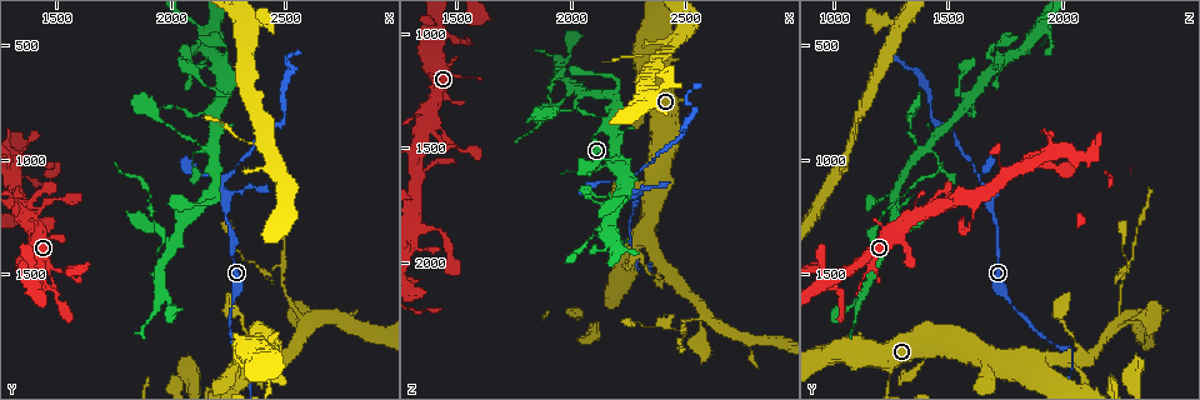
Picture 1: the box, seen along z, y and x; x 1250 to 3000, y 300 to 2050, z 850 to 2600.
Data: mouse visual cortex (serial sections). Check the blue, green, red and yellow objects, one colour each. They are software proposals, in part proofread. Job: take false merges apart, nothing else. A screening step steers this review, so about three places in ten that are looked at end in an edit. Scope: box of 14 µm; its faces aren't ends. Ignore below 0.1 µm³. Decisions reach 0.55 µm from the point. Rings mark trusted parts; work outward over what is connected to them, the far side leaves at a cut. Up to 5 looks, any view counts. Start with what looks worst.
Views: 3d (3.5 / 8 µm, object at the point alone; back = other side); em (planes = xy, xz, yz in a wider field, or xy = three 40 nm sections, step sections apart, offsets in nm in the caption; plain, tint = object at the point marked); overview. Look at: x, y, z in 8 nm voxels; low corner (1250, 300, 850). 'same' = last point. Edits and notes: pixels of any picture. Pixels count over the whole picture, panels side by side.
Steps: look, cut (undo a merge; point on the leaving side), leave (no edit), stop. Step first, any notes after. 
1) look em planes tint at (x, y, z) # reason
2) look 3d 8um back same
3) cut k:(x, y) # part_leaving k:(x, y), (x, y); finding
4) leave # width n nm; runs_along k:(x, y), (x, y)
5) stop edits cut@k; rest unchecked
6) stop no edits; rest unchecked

look 3d 3.5um at (2500, 1490, 2290) # abrupt turn

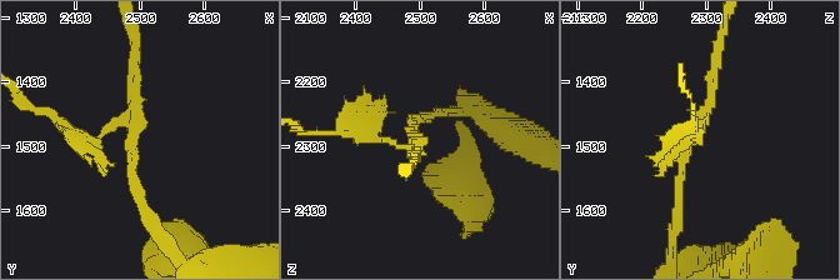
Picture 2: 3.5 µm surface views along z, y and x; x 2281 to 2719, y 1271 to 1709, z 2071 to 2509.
look em xy step 2 tint at (2490, 1480, 2280)

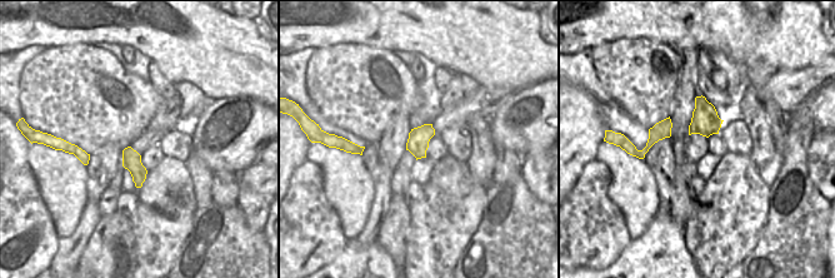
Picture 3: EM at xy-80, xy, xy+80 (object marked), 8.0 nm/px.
look em xy step 3 tint same

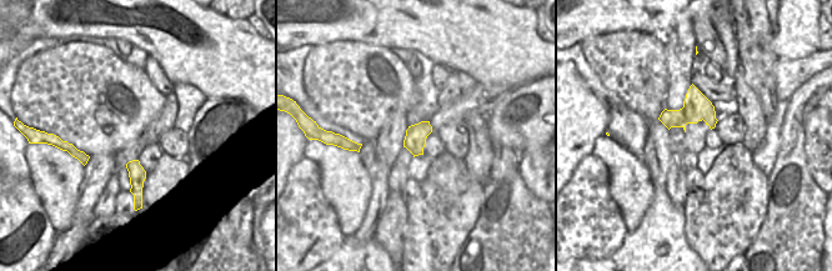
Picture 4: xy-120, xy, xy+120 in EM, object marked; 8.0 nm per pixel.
leave # runs_along 2:(675, 209), (695, 129); one cell here

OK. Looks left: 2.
look 3d 8um at (2310, 1820, 2050) # sharp bend

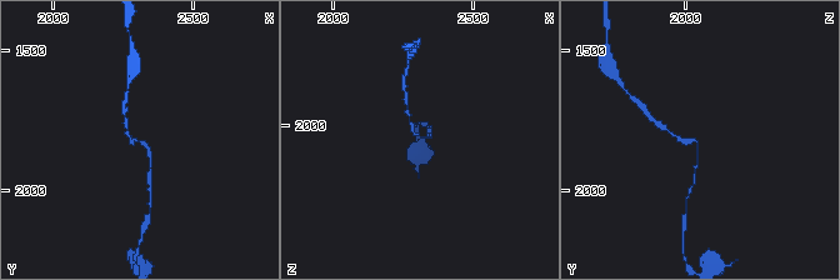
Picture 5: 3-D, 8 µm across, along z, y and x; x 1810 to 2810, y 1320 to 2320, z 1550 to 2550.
look em xy step 3 tint at (2310, 1830, 2040) # arm_widths 100, 100 nm; need the tissue

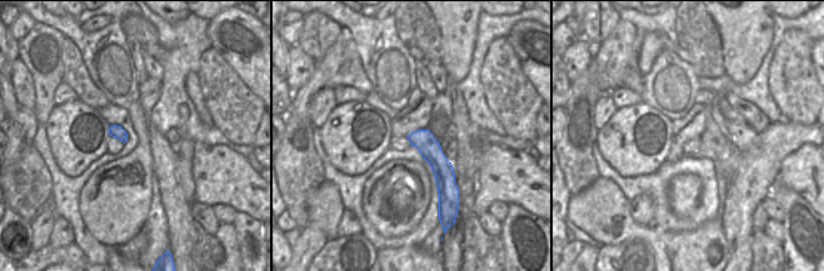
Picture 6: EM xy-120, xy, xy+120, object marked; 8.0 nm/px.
leave # runs_along 6:(414, 135), (442, 166), (450, 192); all the same cell

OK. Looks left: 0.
stop no edits; rest unchecked

